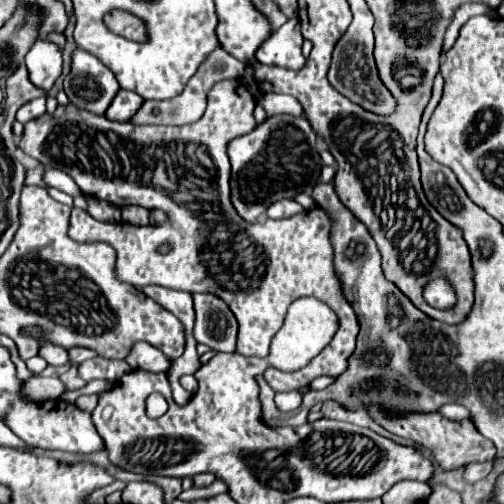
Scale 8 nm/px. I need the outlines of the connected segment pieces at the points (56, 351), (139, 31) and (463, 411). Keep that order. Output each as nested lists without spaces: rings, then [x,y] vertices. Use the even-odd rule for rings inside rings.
[[[39,343],[39,355],[49,363],[49,365],[65,365],[69,361],[67,349],[55,345],[55,343]]]
[[[109,13],[107,15],[107,25],[115,29],[115,33],[123,37],[131,37],[133,41],[143,41],[143,25],[131,17],[131,13]]]
[[[447,403],[447,405],[443,405],[441,413],[445,417],[451,417],[451,421],[461,421],[461,419],[470,417],[469,411],[463,405],[459,405],[459,403]]]

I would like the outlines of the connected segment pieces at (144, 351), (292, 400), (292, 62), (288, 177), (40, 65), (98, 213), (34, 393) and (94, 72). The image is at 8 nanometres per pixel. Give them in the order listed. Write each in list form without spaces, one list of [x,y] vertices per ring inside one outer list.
[[[139,343],[135,345],[131,357],[127,357],[127,363],[131,365],[131,369],[143,369],[143,371],[169,371],[167,367],[171,365],[171,359],[167,355],[163,355],[161,351],[157,351],[155,347],[147,345],[147,343]]]
[[[287,391],[287,393],[277,393],[275,395],[275,405],[279,411],[295,411],[301,405],[303,395],[299,391]]]
[[[293,17],[285,25],[281,25],[267,41],[259,45],[255,59],[263,65],[301,69],[305,65],[301,45],[303,45],[301,25],[299,19]]]
[[[273,117],[257,125],[247,137],[237,137],[229,145],[231,159],[231,203],[247,221],[255,223],[267,211],[267,205],[279,199],[293,199],[309,191],[321,177],[321,157],[315,145],[315,133],[305,117]]]
[[[39,39],[31,45],[27,57],[25,57],[27,69],[29,69],[29,79],[35,87],[43,89],[45,93],[53,87],[55,79],[61,75],[61,51],[57,45]]]
[[[95,197],[87,199],[87,211],[97,221],[107,221],[107,223],[119,223],[121,221],[121,209],[119,207],[111,205],[107,201],[95,199]]]
[[[35,375],[29,381],[25,381],[23,391],[33,401],[46,401],[49,399],[59,399],[66,391],[66,387],[58,378],[47,380],[47,377]]]
[[[79,47],[71,55],[71,71],[63,79],[63,85],[73,105],[93,113],[105,113],[119,91],[115,75],[99,59]]]

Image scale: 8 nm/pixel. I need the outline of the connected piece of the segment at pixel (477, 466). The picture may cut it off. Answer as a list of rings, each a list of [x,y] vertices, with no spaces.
[[[493,460],[482,463],[470,463],[465,467],[464,478],[467,480],[485,478],[487,473],[493,469],[493,466]]]

